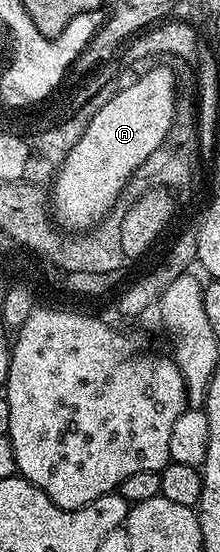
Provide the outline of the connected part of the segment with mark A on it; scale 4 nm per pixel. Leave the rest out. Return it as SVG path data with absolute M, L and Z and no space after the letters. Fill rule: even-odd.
M150 67L145 74L136 77L132 87L120 91L92 116L87 129L59 167L52 184L52 213L61 226L66 225L68 227L64 226L65 228L74 231L88 231L112 212L122 188L129 183L130 176L139 172L141 164L148 159L152 151L156 151L156 147L160 147L161 141L168 134L174 115L175 76L173 68L170 70Z

